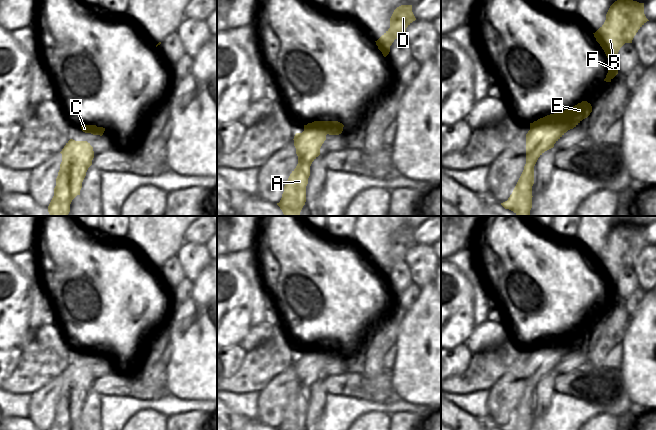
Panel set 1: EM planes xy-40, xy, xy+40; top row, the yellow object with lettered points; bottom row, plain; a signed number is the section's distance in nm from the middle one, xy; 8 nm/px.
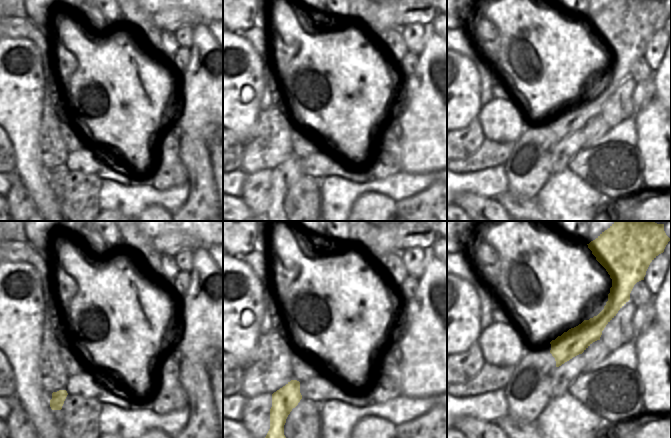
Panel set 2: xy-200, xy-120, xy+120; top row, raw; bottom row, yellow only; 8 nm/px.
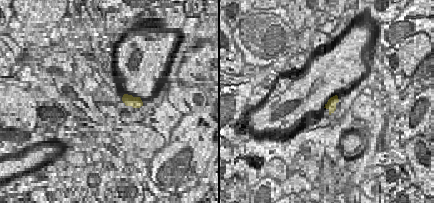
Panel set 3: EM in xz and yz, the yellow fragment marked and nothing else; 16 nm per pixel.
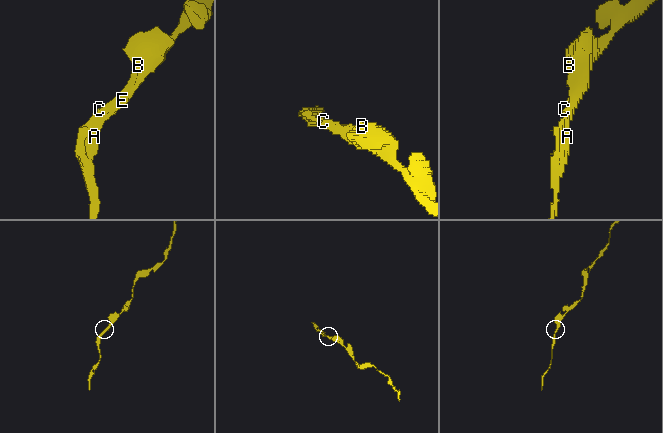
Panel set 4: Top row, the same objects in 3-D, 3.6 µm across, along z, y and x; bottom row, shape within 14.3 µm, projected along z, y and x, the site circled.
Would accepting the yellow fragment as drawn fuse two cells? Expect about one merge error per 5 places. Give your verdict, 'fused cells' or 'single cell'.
single cell

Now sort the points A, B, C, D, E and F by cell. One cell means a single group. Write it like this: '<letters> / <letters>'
A B C D E F

